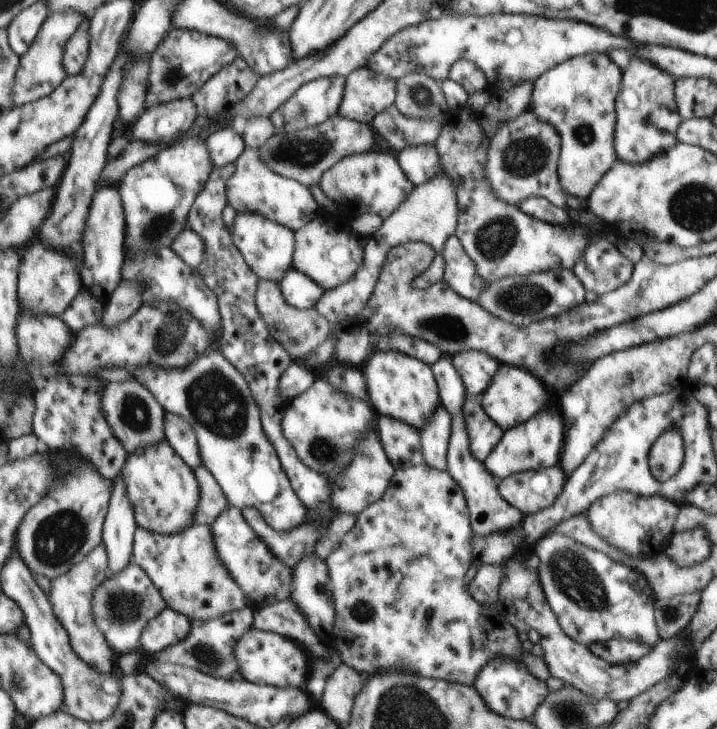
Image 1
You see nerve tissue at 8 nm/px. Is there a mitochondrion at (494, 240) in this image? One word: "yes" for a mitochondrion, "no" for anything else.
yes

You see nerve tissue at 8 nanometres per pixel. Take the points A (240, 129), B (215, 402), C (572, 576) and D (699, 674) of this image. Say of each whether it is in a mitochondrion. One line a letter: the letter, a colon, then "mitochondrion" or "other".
A: other
B: mitochondrion
C: mitochondrion
D: other

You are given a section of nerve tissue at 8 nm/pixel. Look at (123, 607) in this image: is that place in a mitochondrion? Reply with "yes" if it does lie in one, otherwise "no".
yes

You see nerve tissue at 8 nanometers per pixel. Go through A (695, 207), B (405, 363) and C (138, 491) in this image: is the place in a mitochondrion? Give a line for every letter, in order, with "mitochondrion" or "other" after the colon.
A: mitochondrion
B: other
C: other

